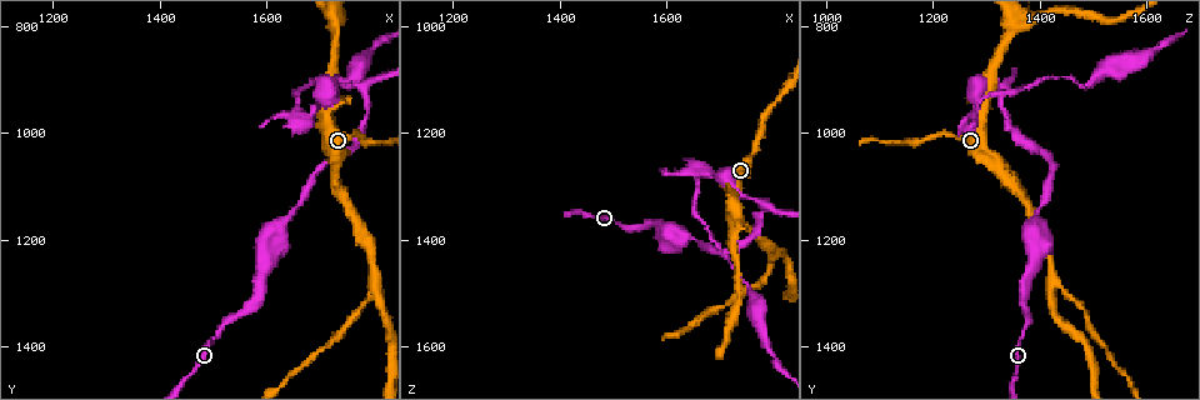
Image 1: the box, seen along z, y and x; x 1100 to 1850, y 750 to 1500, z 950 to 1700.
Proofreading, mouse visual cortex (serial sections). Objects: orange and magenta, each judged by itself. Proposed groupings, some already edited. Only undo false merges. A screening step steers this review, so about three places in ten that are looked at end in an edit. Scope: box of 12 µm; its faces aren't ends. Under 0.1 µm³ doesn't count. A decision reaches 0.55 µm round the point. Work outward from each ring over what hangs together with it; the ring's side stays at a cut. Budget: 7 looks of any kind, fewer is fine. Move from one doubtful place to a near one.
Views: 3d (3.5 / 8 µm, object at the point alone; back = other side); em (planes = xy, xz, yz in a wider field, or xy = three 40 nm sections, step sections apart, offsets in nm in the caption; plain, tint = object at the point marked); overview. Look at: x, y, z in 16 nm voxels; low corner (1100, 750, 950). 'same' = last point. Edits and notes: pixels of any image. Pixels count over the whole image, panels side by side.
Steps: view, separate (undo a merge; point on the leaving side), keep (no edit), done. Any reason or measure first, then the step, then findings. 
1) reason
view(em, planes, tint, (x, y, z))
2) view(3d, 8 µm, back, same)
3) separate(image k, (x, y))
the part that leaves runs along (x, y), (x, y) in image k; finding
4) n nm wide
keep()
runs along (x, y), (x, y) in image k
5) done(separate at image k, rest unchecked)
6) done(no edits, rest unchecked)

arms part here
view(3d, 8 µm, (1785, 915, 1330))

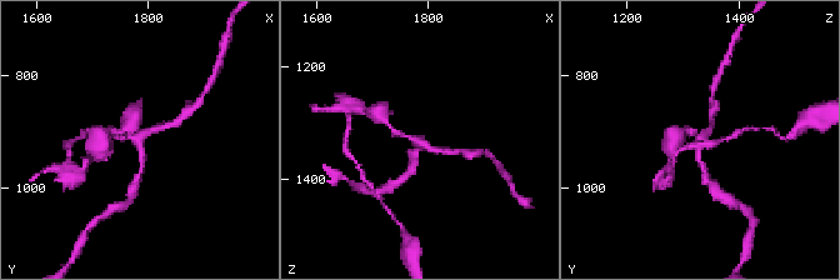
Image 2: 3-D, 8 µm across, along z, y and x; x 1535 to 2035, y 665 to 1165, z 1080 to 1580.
view(3d, 3.5 µm, (1785, 925, 1335))

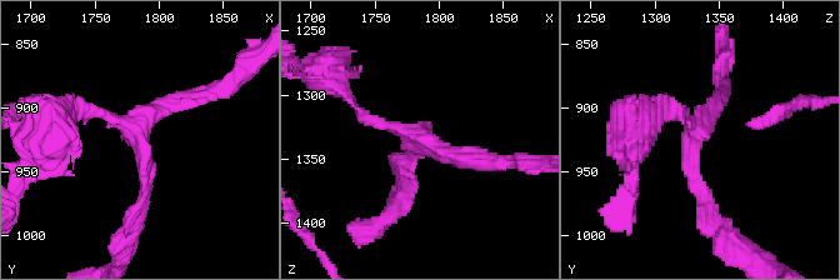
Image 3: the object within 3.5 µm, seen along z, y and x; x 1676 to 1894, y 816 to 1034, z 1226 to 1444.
3 arms; arms of 150, 150, 200 nm; shape alone is not enough
view(em, xy, step 5, tint, (1784, 918, 1330))

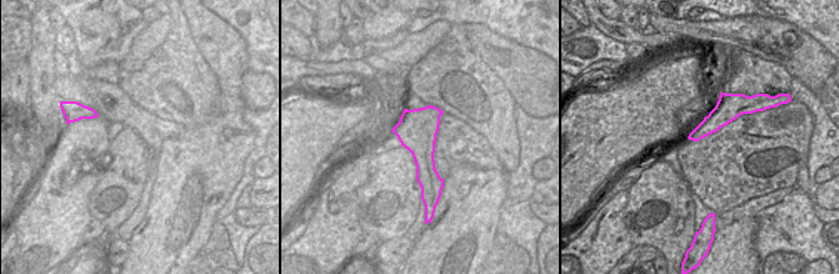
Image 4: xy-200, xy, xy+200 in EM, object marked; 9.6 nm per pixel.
keep()
runs along (140, 209), (140, 136), (94, 109), (71, 114) in image 3; one cell here

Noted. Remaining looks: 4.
abrupt turn
view(3d, 3.5 µm, (1685, 960, 1280))

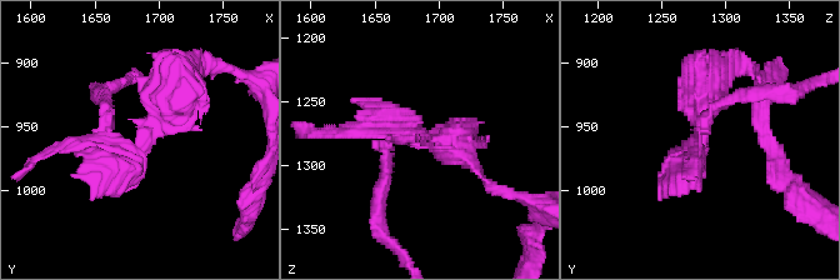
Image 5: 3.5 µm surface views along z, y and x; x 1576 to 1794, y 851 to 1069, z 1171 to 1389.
view(em, xy, step 3, tint, (1688, 960, 1282))

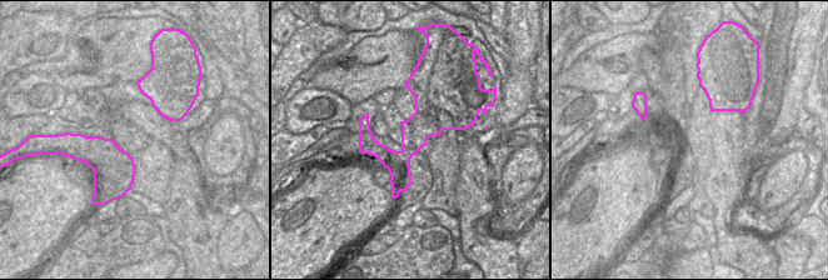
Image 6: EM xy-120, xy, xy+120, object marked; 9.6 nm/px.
separate(image 5, (106, 101))
the part that leaves runs along (156, 123), (126, 153), (110, 141), (106, 95) in image 5; two cells meet here

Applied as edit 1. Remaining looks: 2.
a fork
view(3d, 8 µm, (1800, 1270, 1425))

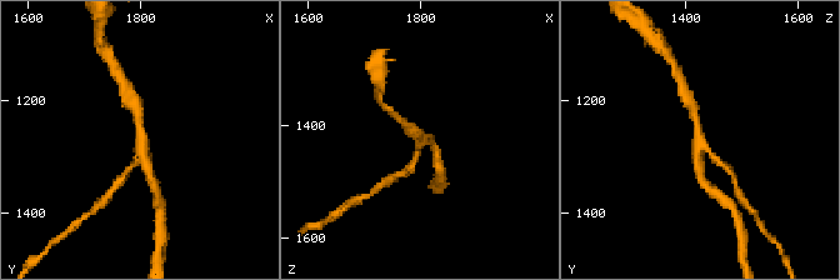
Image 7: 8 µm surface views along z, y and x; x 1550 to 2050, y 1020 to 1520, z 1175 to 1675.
view(em, xy, step 5, tint, (1800, 1280, 1425))

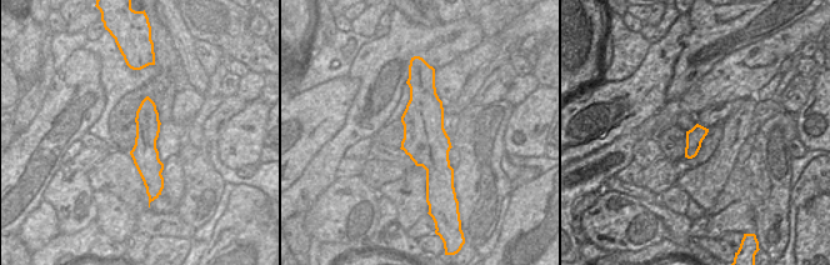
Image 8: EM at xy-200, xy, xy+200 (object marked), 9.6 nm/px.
3 arms; arms of 200, 250, 250 nm
keep()
runs along (135, 108), (141, 155), (150, 175) in image 7; one cell here

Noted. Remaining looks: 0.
done(separate at image 5, rest unchecked)

